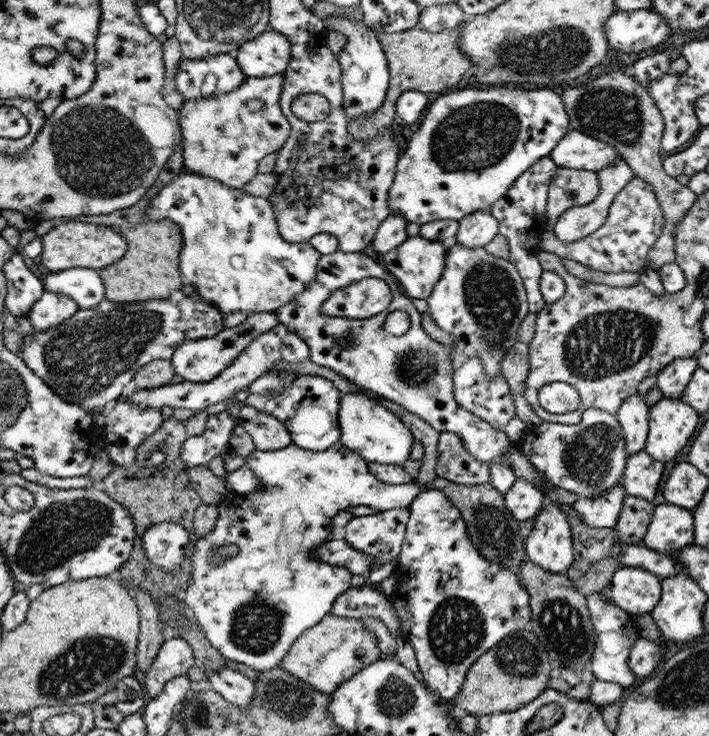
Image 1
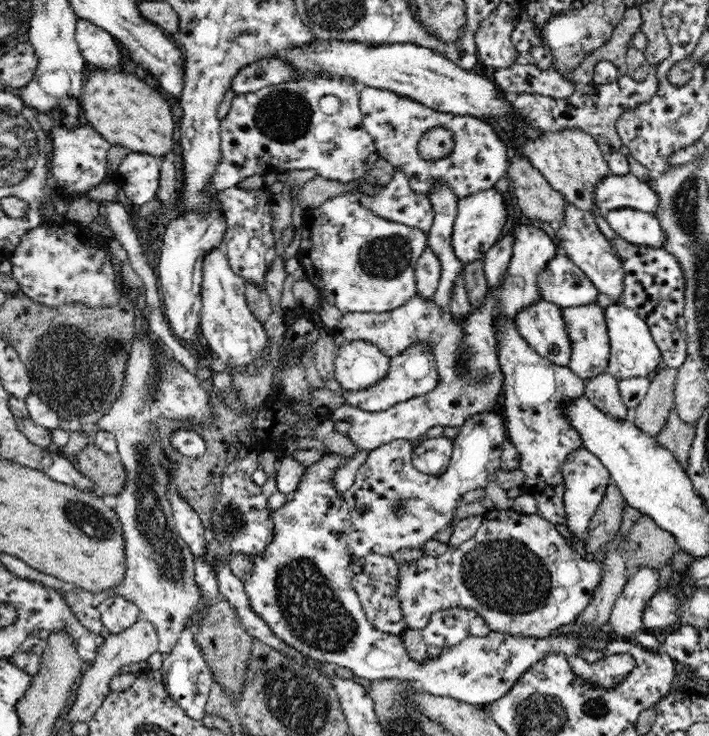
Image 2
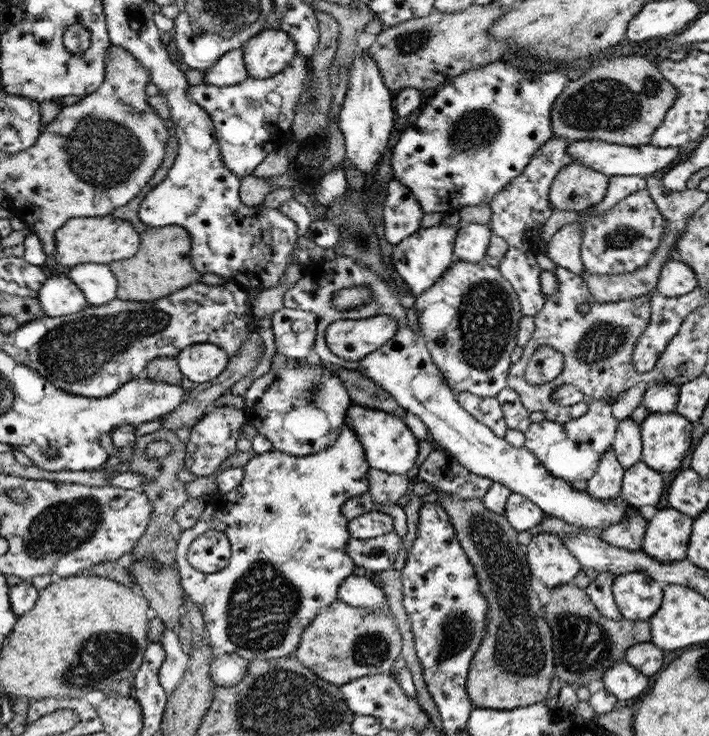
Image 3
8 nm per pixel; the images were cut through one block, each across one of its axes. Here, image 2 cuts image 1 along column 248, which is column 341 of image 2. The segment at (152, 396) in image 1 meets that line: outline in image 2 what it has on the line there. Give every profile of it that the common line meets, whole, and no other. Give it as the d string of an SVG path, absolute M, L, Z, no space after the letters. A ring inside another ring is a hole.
M355 340L338 348L339 366L335 370L335 379L343 389L361 391L370 388L388 373L391 357L380 351L380 347L364 340Z

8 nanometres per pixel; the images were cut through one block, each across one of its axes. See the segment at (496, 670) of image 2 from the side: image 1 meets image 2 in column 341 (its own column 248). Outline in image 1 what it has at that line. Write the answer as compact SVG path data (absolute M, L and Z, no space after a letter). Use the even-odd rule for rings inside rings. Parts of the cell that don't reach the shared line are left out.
M290 444L286 448L281 448L280 450L273 451L261 451L256 449L251 452L245 459L245 464L248 468L256 474L256 478L260 480L262 487L255 492L244 493L244 502L242 508L234 507L234 504L230 500L224 499L218 507L218 520L214 523L214 529L210 533L201 536L196 543L194 552L190 554L190 579L188 579L188 585L186 589L181 592L181 600L187 608L190 608L190 613L195 617L197 625L201 628L208 642L216 650L219 650L223 658L229 658L230 660L236 660L236 662L242 662L250 668L254 668L257 671L267 671L268 669L278 666L281 660L286 656L286 653L290 650L290 647L294 644L294 641L309 628L312 628L315 624L318 624L322 620L332 607L334 606L334 601L343 592L346 592L351 587L352 573L344 567L338 567L330 563L324 563L320 559L314 557L314 548L322 546L324 542L329 542L330 540L336 538L336 534L332 534L332 518L336 516L337 512L341 510L348 509L349 507L355 506L366 506L370 508L376 508L378 512L392 510L394 508L409 508L410 504L419 496L421 491L416 482L408 484L388 484L378 480L370 471L368 471L368 462L364 460L362 456L358 453L348 449L348 447L342 444L336 444L330 448L330 450L322 452L312 452L312 450L306 450L306 448L300 448L296 444ZM233 544L238 548L237 555L232 558L226 558L226 560L220 560L218 564L210 560L210 553L216 551L216 545L228 545Z

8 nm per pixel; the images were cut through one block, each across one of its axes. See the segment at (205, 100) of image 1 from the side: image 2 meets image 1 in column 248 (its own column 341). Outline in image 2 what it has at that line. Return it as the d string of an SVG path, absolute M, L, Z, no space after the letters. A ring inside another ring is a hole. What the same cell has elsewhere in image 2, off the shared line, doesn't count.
M330 76L312 79L288 80L270 85L256 92L244 92L232 99L230 109L220 122L221 161L213 175L213 184L220 193L230 187L236 187L240 180L248 176L262 177L266 173L283 173L289 170L306 170L314 168L324 179L342 181L358 181L367 175L371 165L366 158L375 151L371 134L363 125L363 114L360 110L360 91L358 86L345 77ZM332 94L342 100L342 110L336 115L324 114L318 108L318 100Z

